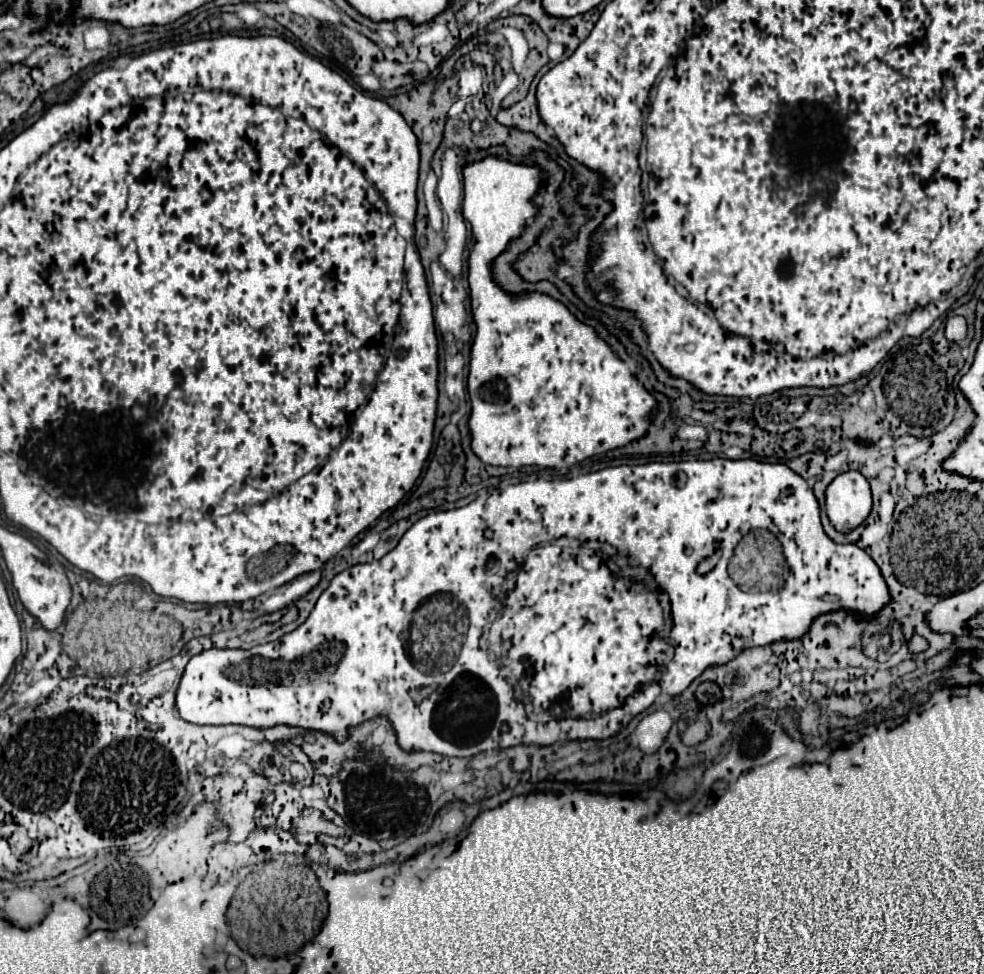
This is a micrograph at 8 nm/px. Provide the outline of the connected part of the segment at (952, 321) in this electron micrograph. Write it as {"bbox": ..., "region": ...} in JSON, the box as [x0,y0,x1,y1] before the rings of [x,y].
{"bbox":[945,316,967,342],"region":[[[951,316],[945,324],[945,336],[951,342],[961,342],[967,334],[967,322],[963,316]]]}

